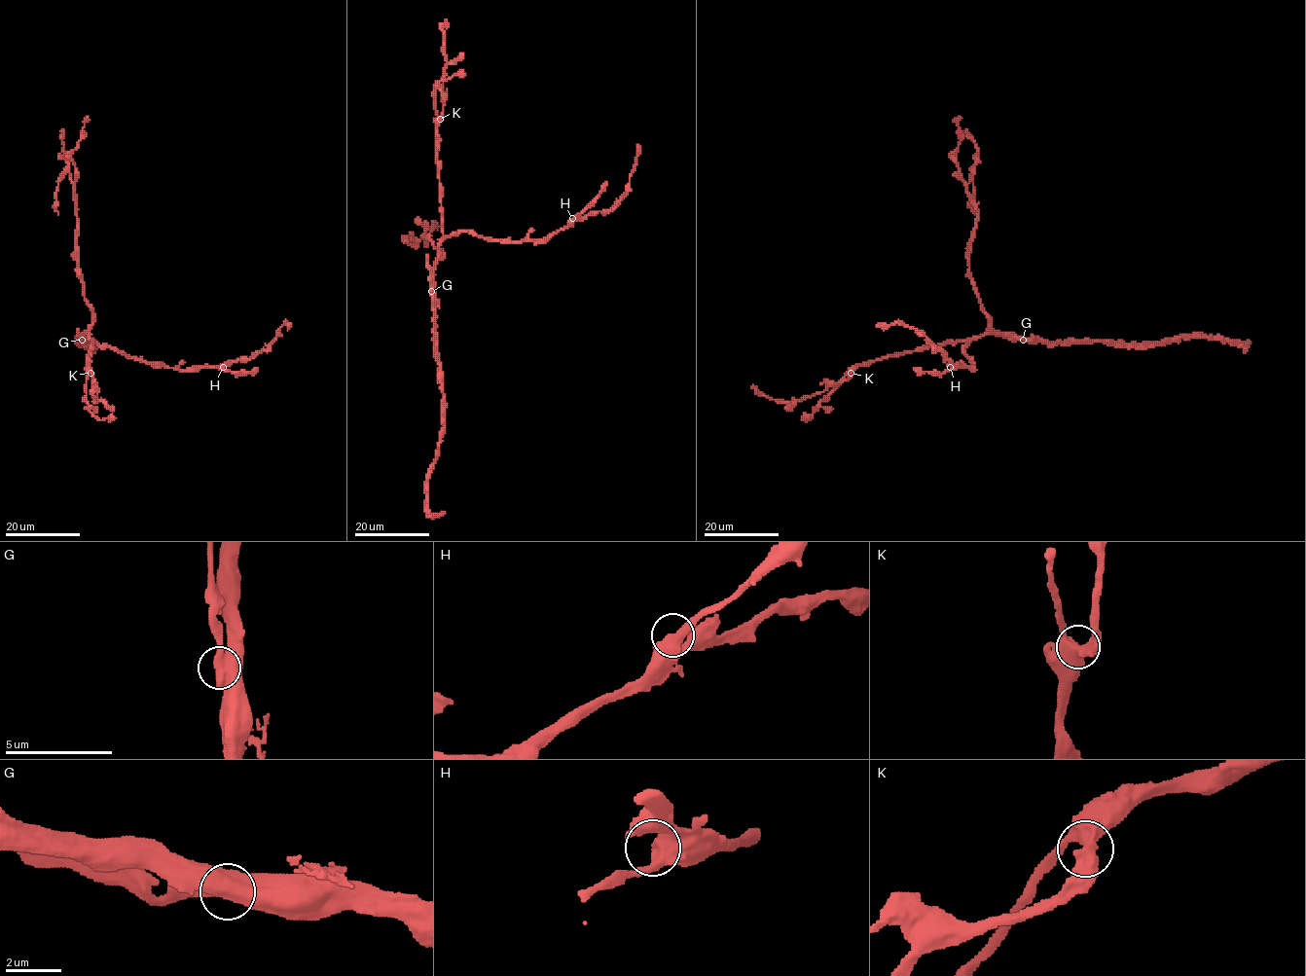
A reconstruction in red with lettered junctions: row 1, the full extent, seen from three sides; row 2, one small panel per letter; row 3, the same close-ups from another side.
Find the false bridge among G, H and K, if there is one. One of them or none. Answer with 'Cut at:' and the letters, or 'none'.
Cut at: G

